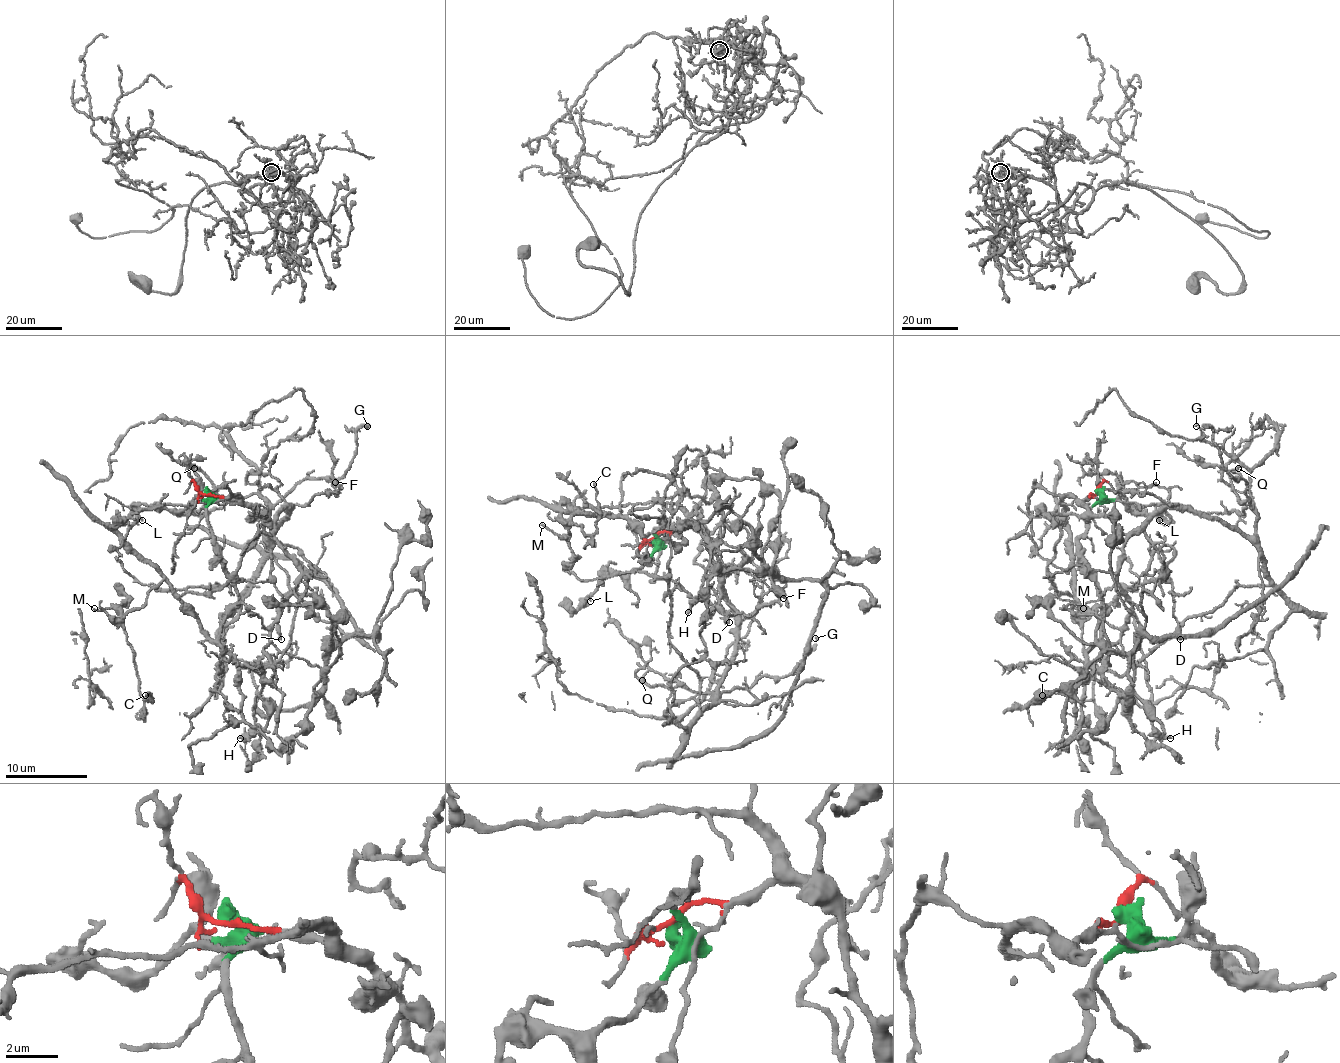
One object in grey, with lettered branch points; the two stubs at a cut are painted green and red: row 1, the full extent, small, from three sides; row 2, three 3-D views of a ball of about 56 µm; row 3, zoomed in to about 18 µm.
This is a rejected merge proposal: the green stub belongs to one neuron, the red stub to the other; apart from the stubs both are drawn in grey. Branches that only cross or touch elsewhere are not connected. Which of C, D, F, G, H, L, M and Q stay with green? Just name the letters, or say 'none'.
C, H, L, M

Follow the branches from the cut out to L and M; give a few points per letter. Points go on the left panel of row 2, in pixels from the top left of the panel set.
L: (204, 494), (206, 498), (192, 498), (180, 510), (141, 504), (139, 517), (143, 521)
M: (204, 494), (215, 551), (237, 595), (221, 634), (213, 640), (163, 580), (122, 619), (112, 607), (93, 609)

